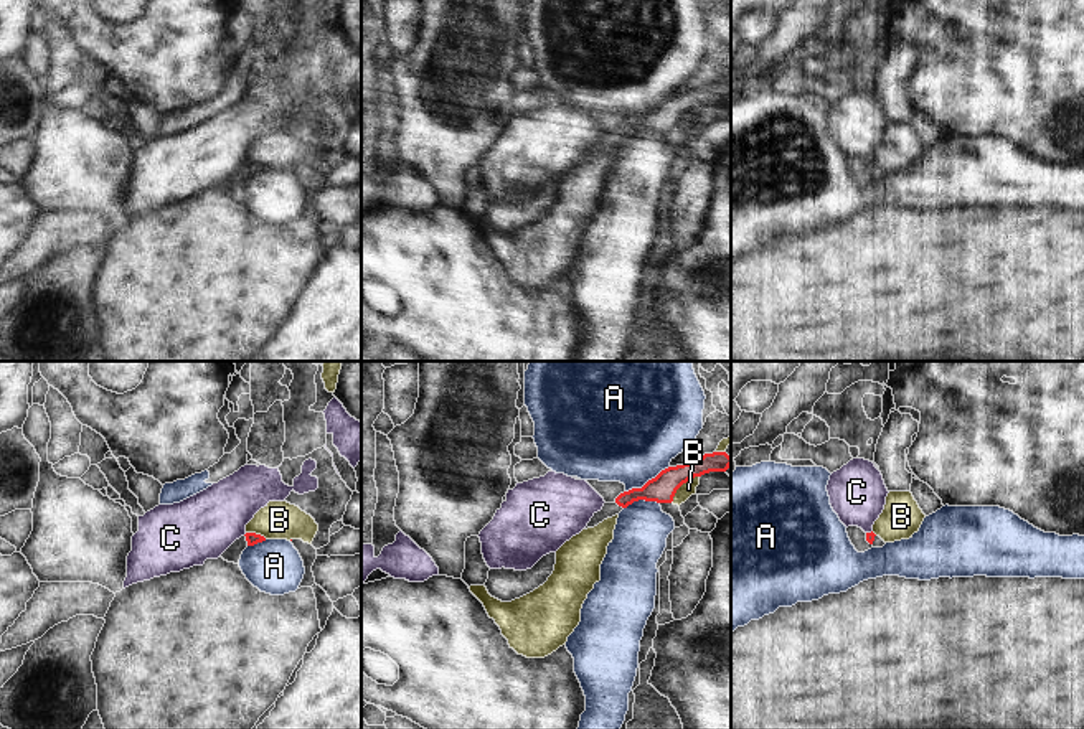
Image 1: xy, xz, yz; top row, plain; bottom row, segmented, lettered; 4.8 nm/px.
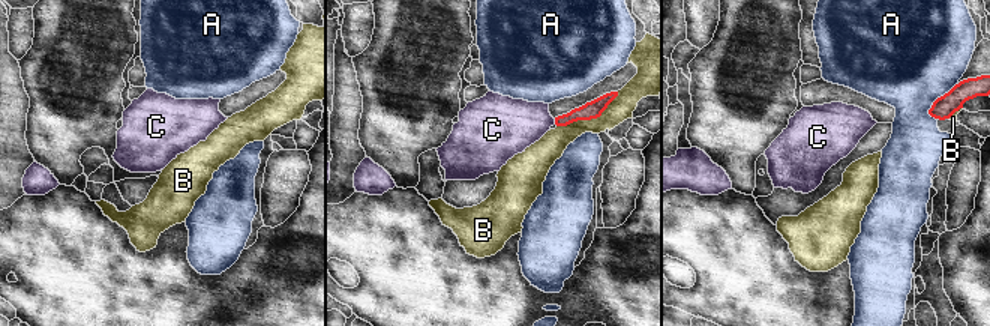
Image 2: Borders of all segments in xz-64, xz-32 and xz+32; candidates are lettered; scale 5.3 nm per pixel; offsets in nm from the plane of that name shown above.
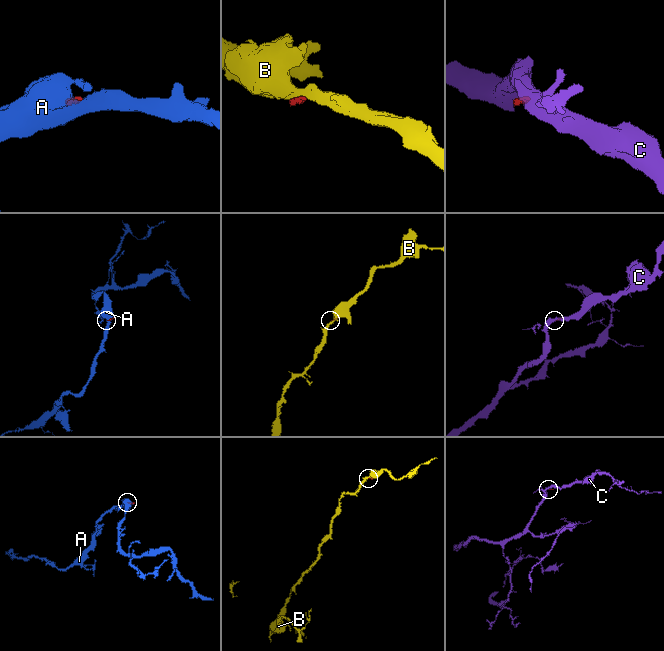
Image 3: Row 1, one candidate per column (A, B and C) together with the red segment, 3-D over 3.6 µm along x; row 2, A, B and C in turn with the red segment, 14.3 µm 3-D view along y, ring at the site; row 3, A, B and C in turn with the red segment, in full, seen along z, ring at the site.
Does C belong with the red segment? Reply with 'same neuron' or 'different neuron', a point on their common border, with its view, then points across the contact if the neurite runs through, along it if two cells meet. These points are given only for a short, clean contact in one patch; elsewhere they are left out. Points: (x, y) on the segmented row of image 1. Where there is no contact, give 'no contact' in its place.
different neuron; meets red in yz at (868, 533); border along yz (871, 530), (867, 533)

